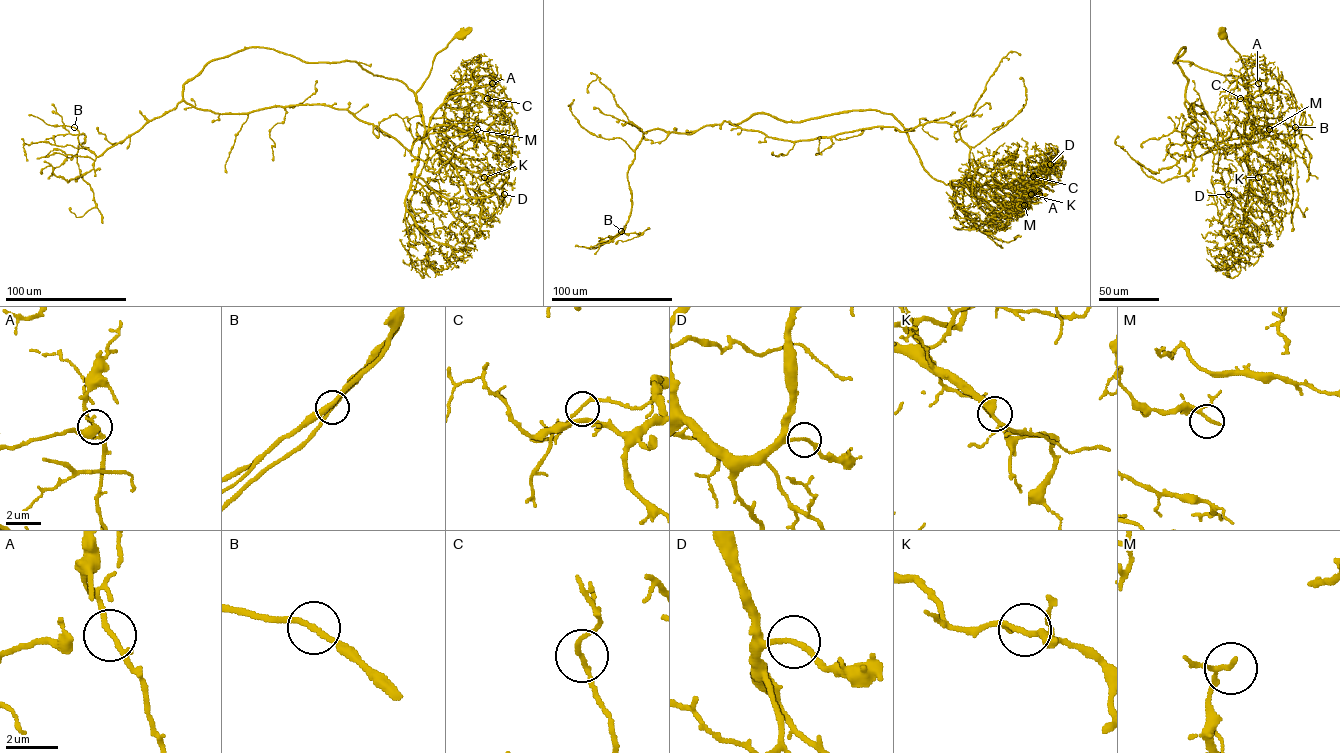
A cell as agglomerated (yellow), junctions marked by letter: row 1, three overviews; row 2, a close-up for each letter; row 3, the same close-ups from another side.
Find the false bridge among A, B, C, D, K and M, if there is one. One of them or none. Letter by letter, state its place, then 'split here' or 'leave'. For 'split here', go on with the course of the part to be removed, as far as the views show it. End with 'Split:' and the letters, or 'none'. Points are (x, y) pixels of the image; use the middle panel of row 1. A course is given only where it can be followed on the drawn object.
A: at (1039, 194); leave
B: at (621, 231); leave
C: at (1033, 176); leave
D: at (1050, 164); leave
K: at (1031, 194); leave
M: at (1024, 205); leave
Split: none

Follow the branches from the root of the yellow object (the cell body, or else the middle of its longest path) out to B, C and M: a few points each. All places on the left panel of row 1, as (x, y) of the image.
B: (461, 34), (436, 54), (415, 94), (355, 61), (245, 47), (211, 60), (175, 108), (98, 156), (74, 127)
C: (461, 34), (436, 54), (415, 95), (424, 135), (431, 116), (451, 97), (477, 91), (487, 98)
M: (461, 34), (436, 54), (416, 99), (421, 105), (424, 135), (440, 125), (453, 125), (470, 134), (477, 129)

